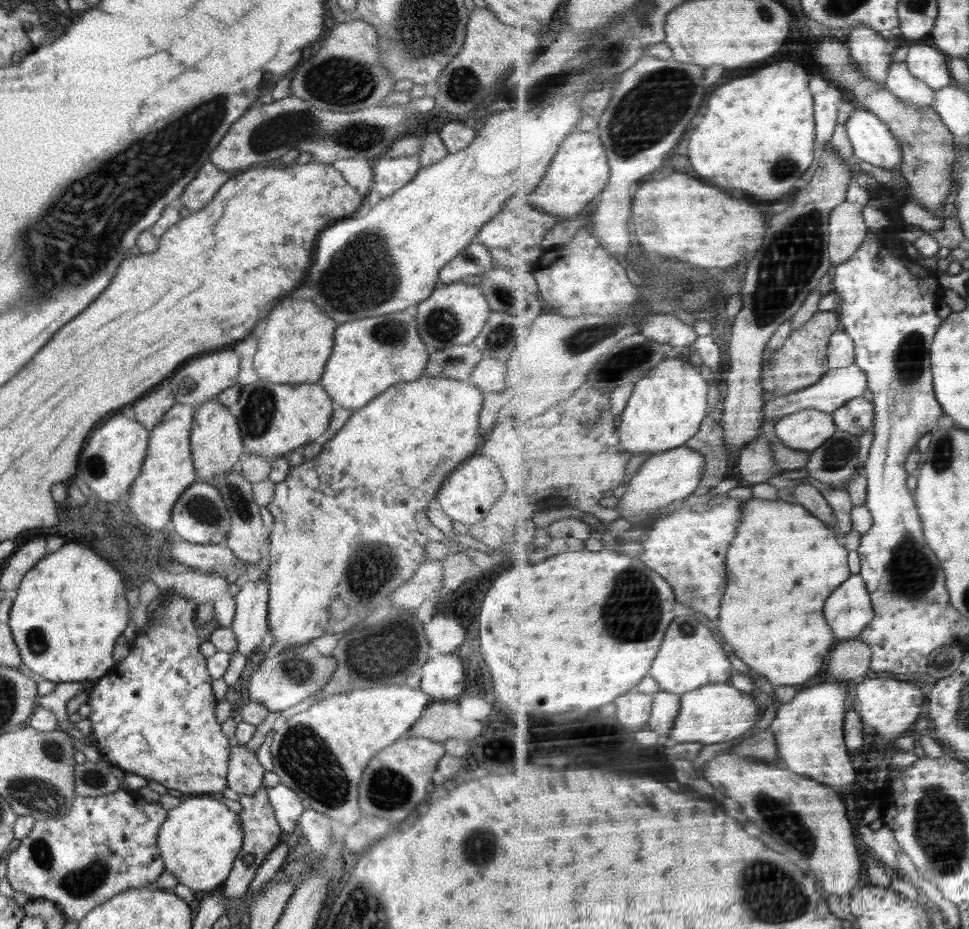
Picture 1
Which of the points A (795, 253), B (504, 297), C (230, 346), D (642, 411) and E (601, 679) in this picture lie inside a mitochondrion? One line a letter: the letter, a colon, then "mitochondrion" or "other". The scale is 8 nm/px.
A: mitochondrion
B: mitochondrion
C: other
D: other
E: other

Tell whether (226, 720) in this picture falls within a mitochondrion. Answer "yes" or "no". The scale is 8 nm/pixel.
no

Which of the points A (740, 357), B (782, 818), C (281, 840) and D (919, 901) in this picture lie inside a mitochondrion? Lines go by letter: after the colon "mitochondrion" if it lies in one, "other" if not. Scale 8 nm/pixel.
A: other
B: mitochondrion
C: other
D: other

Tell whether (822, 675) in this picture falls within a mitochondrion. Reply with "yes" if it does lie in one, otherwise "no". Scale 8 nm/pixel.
no

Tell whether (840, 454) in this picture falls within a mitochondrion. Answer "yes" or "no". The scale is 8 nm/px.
yes

